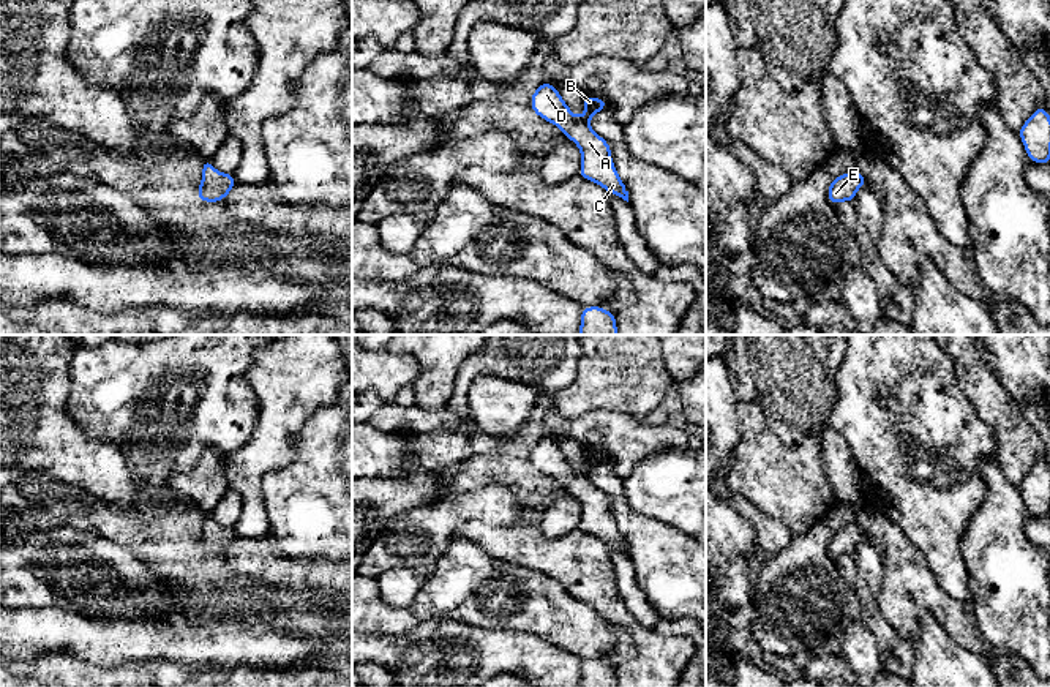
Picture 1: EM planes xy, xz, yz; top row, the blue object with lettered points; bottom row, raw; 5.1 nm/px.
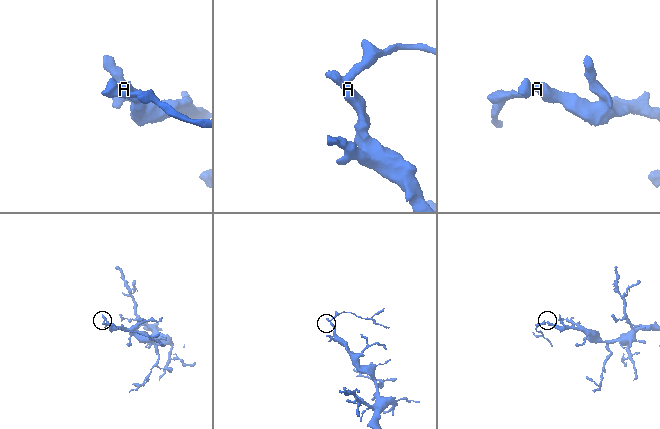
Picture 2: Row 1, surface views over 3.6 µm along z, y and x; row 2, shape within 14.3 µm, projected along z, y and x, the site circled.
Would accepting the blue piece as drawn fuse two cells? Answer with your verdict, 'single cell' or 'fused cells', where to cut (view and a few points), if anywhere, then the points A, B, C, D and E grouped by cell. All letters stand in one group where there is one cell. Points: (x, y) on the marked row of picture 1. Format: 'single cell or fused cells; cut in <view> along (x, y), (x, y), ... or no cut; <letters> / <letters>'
single cell; no cut; A B C D E

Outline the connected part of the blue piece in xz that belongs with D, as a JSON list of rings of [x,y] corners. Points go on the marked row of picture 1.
[[[542,82],[531,96],[532,111],[540,118],[559,126],[564,137],[579,147],[581,167],[578,175],[628,202],[627,186],[613,164],[611,145],[587,125],[597,112],[609,104],[605,98],[583,96],[583,106],[584,115],[573,115],[556,85],[548,82]]]

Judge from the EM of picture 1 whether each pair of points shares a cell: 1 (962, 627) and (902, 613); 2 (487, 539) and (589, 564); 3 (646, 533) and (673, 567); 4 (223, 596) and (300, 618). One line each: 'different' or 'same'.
1: same
2: same
3: same
4: same

